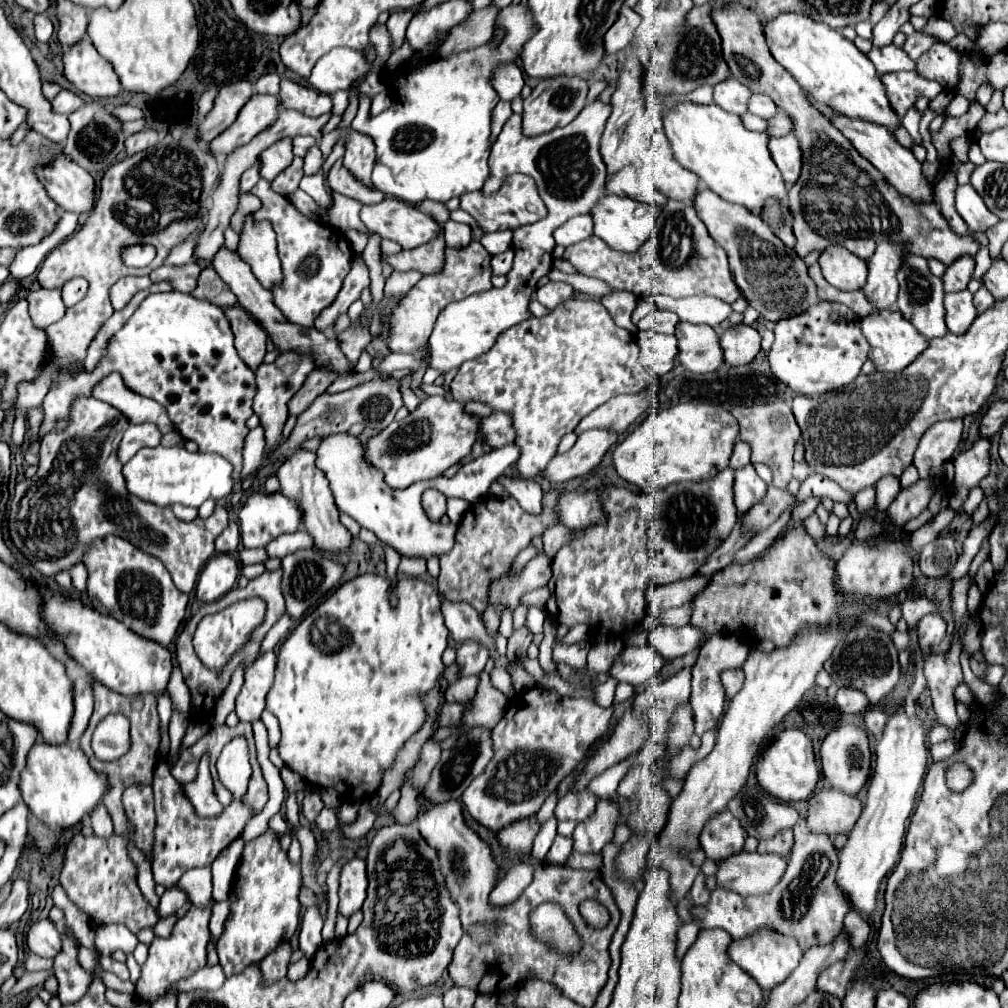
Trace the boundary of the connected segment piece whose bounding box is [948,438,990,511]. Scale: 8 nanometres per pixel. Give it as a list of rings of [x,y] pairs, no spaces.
[[[980,438],[968,450],[960,452],[954,458],[954,482],[950,486],[950,506],[955,511],[960,510],[966,500],[970,488],[978,486],[978,482],[990,472],[990,440]]]

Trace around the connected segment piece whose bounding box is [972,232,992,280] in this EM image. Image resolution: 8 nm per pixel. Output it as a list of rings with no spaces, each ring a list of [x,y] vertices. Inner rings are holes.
[[[972,232],[972,236],[974,236],[974,240],[978,242],[978,252],[976,252],[976,256],[974,256],[974,260],[976,260],[974,278],[980,280],[980,278],[984,276],[984,272],[988,270],[988,266],[992,264],[992,260],[990,260],[990,254],[988,254],[988,238],[986,238],[986,234],[982,234],[982,232]]]

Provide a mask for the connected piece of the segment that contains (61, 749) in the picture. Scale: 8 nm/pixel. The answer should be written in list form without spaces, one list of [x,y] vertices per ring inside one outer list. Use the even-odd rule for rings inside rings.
[[[36,742],[28,756],[28,768],[22,772],[20,780],[22,800],[30,812],[46,826],[58,830],[68,830],[88,816],[98,804],[102,804],[108,788],[108,776],[90,766],[88,756],[78,744],[50,746],[46,742]]]

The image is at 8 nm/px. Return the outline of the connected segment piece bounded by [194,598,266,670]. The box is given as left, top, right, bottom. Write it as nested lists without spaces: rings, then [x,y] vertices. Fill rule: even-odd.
[[[254,598],[254,600],[242,600],[242,602],[236,602],[232,604],[230,608],[218,612],[218,614],[212,614],[212,616],[206,616],[200,624],[198,624],[198,630],[194,634],[194,648],[196,648],[196,654],[200,656],[200,660],[212,668],[212,670],[220,670],[224,666],[224,662],[228,662],[228,658],[248,640],[250,632],[262,622],[264,618],[264,602]]]

